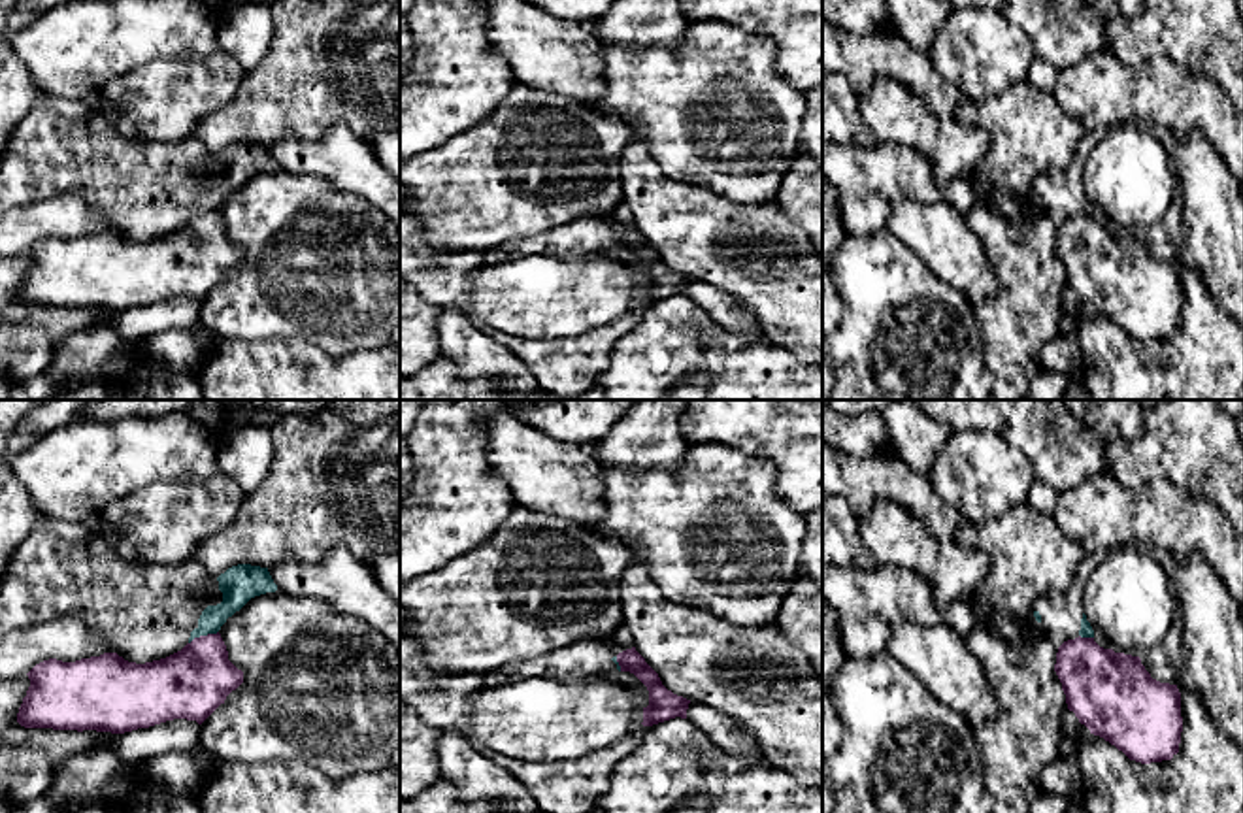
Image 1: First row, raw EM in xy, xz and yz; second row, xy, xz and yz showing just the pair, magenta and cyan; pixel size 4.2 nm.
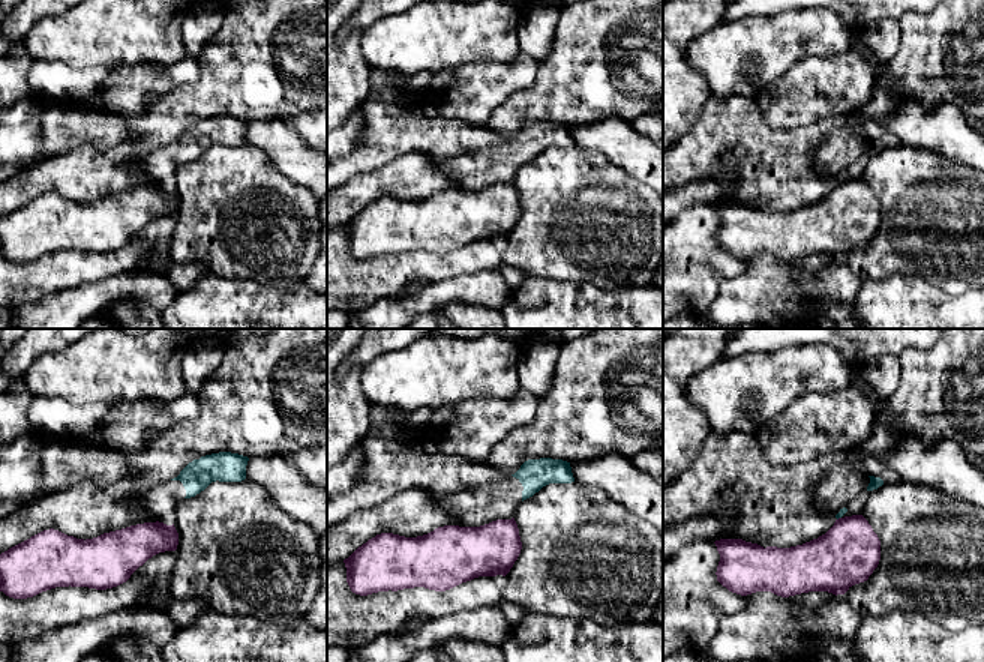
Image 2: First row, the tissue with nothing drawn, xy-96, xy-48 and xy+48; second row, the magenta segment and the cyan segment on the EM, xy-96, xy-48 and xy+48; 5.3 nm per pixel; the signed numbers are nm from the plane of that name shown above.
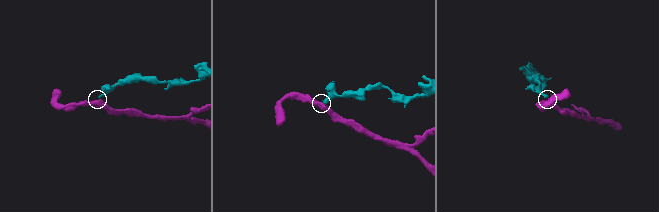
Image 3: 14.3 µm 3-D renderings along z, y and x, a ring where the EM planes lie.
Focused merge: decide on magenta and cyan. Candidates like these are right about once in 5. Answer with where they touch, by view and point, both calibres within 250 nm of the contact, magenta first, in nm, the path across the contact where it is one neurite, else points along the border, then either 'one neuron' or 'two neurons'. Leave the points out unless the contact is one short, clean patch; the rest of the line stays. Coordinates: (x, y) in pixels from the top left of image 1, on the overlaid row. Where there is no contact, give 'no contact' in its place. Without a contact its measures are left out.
meets magenta in xy at (202, 636); 300 nm thick on the magenta side, 130 nm on the other; border along xy (217, 630), (197, 636), (189, 644); two neurons

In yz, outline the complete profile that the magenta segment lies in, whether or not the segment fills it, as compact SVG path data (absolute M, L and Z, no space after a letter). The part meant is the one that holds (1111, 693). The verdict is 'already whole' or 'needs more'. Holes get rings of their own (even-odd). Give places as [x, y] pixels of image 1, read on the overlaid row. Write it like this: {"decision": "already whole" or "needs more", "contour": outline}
{"decision": "already whole", "contour": "M1079 636L1058 647L1054 672L1068 709L1130 760L1151 764L1179 753L1181 692L1152 679L1139 656Z"}

